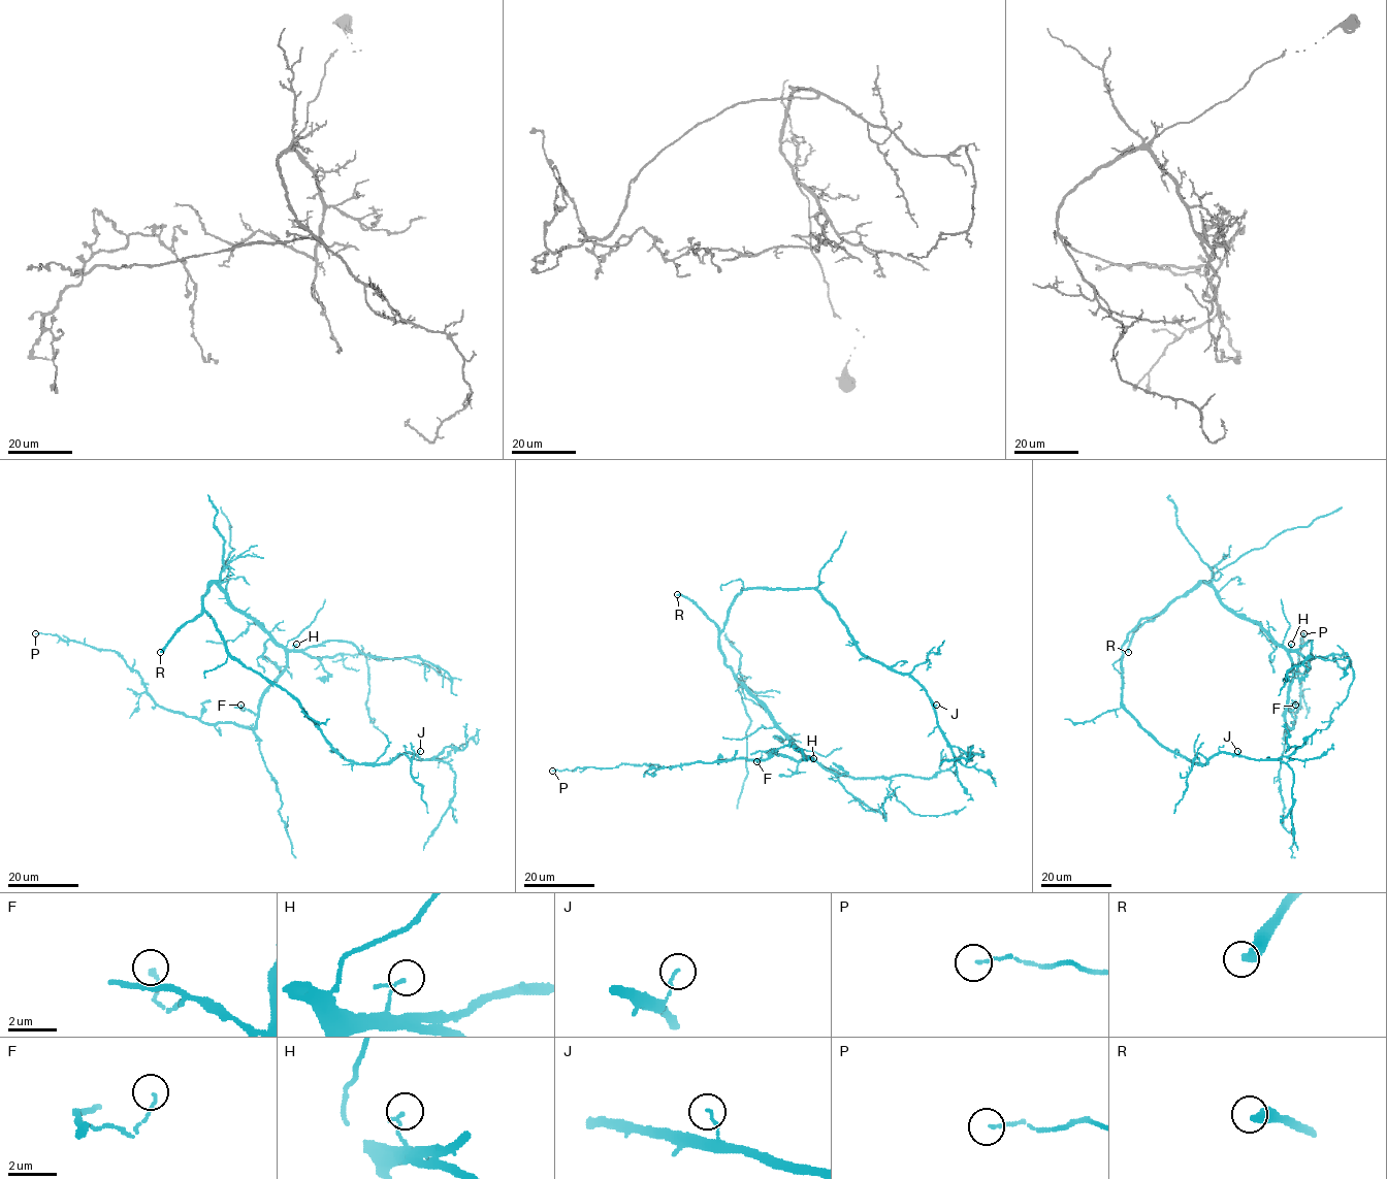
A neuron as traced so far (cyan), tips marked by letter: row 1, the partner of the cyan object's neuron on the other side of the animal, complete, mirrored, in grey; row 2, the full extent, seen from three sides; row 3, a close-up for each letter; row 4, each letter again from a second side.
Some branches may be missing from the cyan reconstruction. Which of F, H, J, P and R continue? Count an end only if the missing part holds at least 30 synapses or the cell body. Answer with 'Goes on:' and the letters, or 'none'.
Goes on: R

